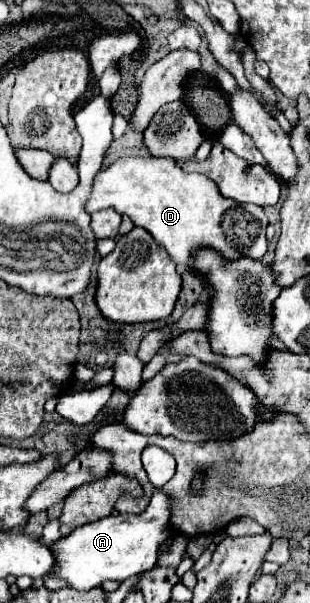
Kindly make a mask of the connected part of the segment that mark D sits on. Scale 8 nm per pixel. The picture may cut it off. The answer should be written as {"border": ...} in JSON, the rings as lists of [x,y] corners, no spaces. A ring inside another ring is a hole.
{"border":[[[121,156],[111,166],[99,170],[85,210],[93,214],[109,206],[119,214],[127,214],[135,226],[149,230],[171,254],[171,260],[193,274],[191,252],[203,246],[221,252],[227,260],[241,256],[261,260],[267,252],[265,228],[269,222],[263,208],[223,198],[213,180],[201,174],[185,174],[173,158]]]}

